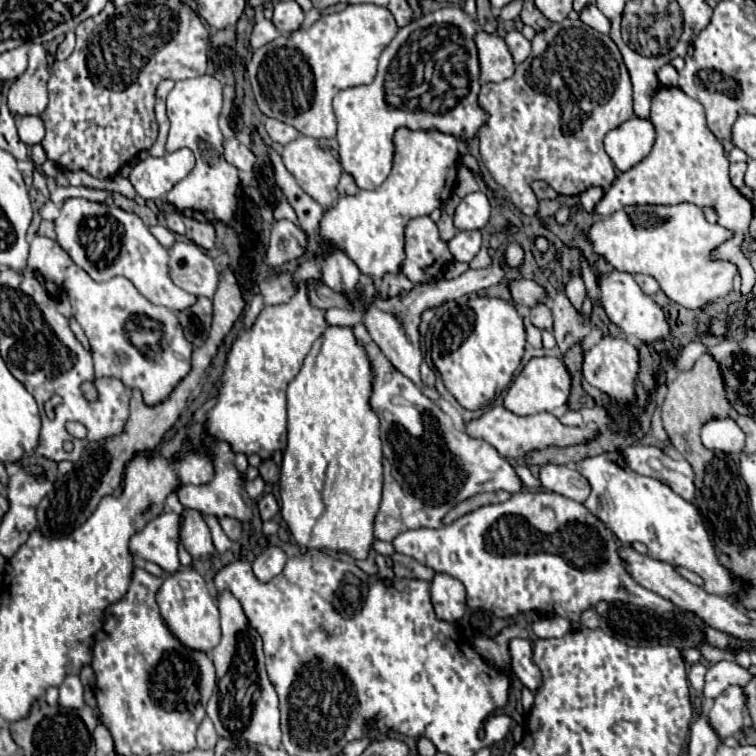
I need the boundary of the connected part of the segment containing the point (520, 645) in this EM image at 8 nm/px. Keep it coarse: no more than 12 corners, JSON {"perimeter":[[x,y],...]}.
{"perimeter":[[511,640],[515,676],[537,692],[543,674],[533,662],[529,640]]}

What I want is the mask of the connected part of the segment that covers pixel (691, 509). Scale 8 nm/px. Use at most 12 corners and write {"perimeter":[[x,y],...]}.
{"perimeter":[[619,452],[575,464],[585,506],[621,544],[683,566],[711,594],[719,566],[697,508],[633,472]]}

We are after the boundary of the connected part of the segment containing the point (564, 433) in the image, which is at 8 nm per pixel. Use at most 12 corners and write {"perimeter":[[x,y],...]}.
{"perimeter":[[501,404],[465,422],[503,458],[583,444],[599,428],[563,426],[553,414],[517,416]]}

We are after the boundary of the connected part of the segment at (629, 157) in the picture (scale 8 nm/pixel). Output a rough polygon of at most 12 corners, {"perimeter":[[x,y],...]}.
{"perimeter":[[631,118],[605,136],[605,152],[627,172],[651,152],[653,124]]}

